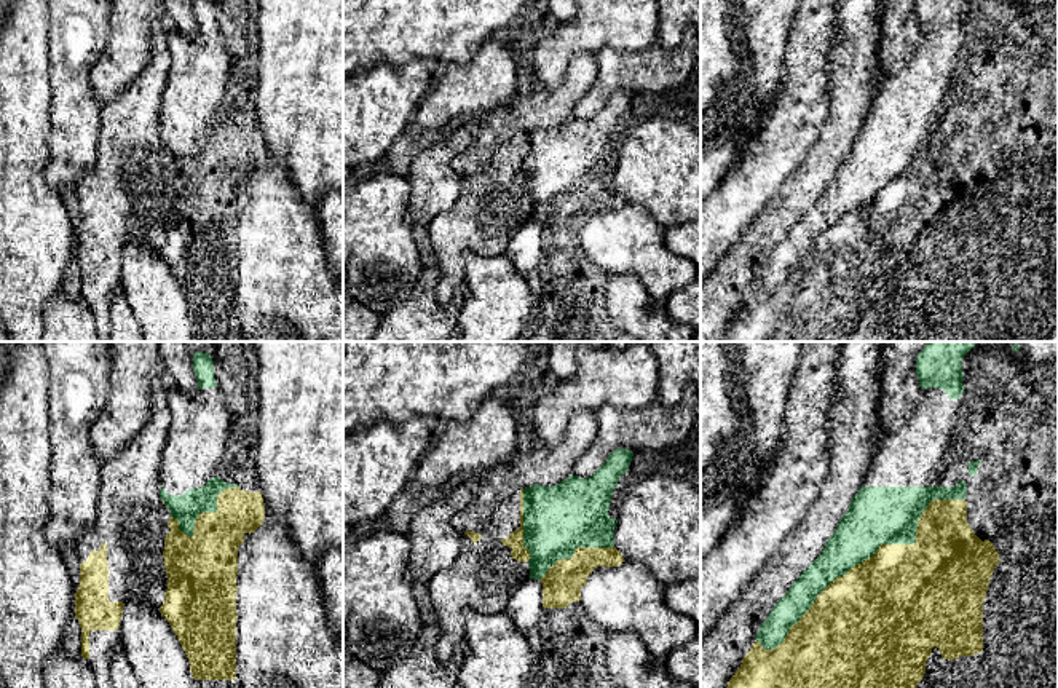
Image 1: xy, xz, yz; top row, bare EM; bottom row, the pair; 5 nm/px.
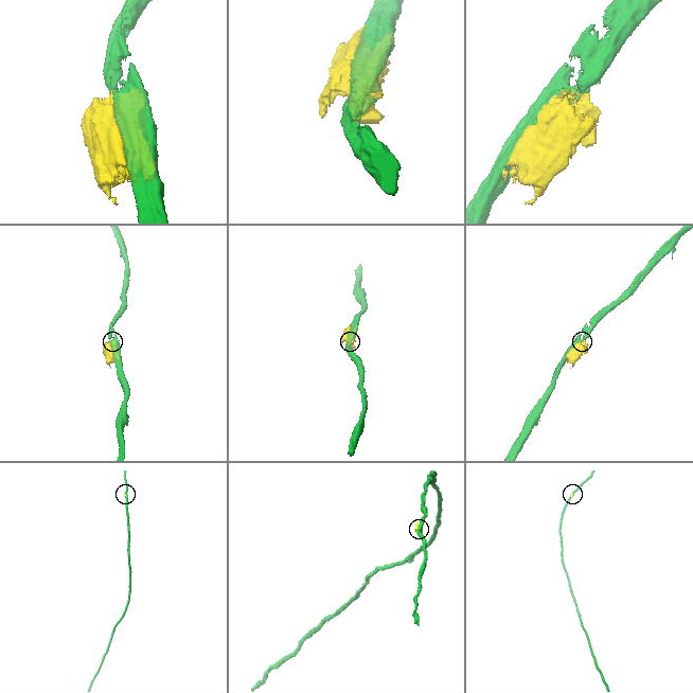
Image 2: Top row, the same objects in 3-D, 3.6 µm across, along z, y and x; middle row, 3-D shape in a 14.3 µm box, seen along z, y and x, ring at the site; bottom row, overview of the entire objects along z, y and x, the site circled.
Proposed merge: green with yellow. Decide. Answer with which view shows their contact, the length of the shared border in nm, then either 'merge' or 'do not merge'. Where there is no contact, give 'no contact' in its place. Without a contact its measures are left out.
contact in yz; length 1250 nm; do not merge

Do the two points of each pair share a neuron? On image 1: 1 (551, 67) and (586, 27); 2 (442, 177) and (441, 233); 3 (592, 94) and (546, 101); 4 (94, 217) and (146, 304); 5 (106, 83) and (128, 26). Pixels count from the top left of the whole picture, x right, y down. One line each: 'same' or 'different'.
1: same
2: different
3: different
4: different
5: same

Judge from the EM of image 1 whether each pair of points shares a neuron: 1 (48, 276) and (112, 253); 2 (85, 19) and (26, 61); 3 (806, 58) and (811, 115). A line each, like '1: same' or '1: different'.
1: different
2: different
3: same

